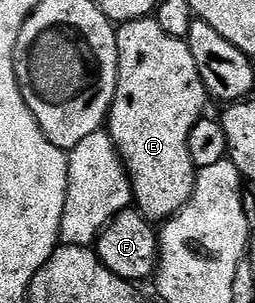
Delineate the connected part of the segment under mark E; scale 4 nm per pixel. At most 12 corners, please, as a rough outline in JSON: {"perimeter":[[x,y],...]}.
{"perimeter":[[157,19],[116,32],[108,132],[138,212],[194,190],[188,135],[208,94]]}

